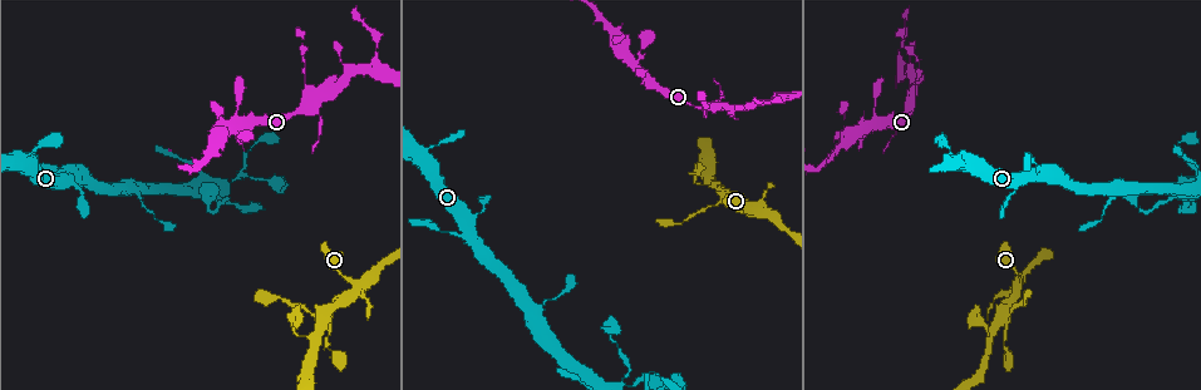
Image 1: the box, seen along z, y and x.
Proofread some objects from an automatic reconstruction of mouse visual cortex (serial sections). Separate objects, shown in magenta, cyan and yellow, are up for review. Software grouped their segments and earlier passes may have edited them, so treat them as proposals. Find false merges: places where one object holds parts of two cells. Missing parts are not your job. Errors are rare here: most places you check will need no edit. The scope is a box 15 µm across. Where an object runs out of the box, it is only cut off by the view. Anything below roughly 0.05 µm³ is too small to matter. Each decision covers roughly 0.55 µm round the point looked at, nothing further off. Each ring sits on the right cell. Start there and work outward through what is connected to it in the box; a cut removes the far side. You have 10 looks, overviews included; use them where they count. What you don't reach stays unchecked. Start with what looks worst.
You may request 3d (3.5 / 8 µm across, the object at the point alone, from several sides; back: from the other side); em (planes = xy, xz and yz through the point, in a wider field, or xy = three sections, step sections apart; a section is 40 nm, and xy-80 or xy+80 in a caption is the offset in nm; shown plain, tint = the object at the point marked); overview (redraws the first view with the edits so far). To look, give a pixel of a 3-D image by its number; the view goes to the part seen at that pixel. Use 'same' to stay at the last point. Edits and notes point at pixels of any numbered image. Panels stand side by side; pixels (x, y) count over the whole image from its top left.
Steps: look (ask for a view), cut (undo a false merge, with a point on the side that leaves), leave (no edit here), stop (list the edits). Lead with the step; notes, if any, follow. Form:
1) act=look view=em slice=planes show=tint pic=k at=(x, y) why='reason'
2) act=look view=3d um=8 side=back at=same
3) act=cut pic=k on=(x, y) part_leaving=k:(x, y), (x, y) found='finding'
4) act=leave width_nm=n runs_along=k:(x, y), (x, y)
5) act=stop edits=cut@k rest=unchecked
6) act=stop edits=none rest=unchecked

act=look view=3d um=3.5 pic=1 at=(634, 62) why='four-way junction'

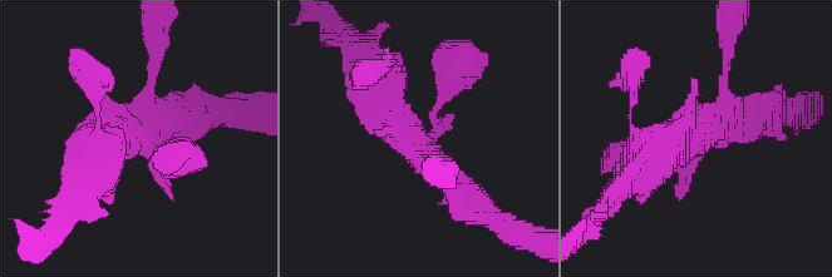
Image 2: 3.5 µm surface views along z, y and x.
act=look view=em slice=xy step=5 show=tint pic=2 at=(411, 141) why='shape alone is not enough'

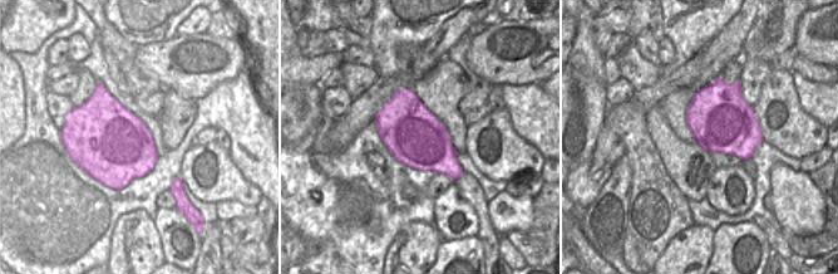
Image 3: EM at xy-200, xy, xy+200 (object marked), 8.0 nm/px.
act=leave width_nm=460 runs_along=2:(471, 197), (416, 149), (374, 79) found='all the same cell'

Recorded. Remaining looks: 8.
act=look view=3d um=3.5 pic=1 at=(309, 100) why='branch point'

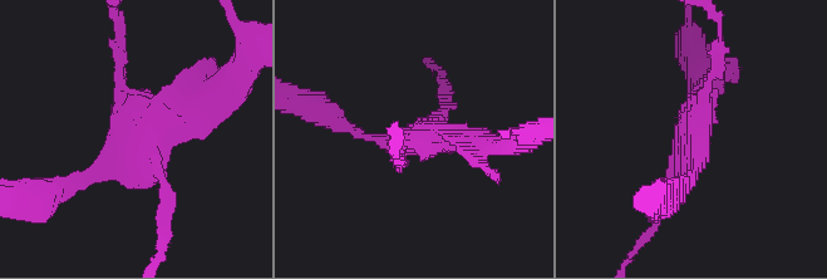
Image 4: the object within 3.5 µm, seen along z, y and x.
act=look view=em slice=planes show=tint pic=4 at=(419, 137)

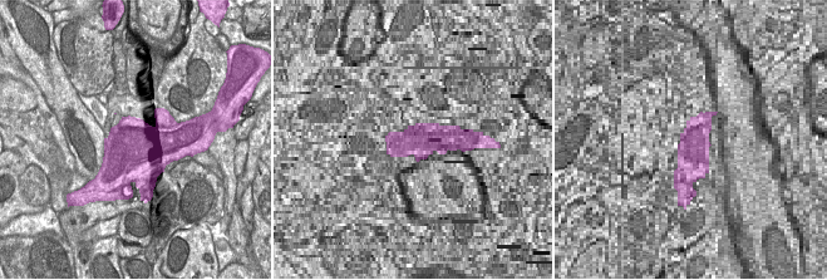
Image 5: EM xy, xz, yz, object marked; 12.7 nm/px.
act=look view=em slice=xy step=5 show=tint at=same why='cut it another way'

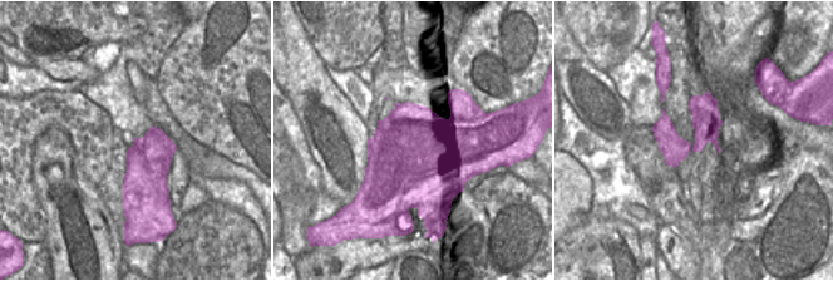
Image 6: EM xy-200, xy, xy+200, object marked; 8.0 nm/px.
act=leave width_nm=800 runs_along=4:(70, 187), (158, 122), (208, 107) found='continuous, no second cell'

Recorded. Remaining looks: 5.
act=look view=em slice=xy step=5 show=tint pic=1 at=(758, 215)

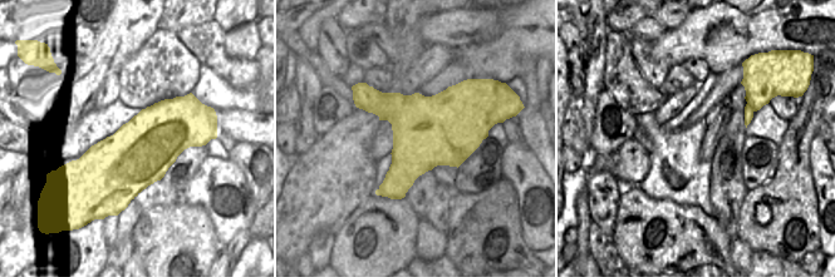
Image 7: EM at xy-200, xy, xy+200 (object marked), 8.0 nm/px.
act=look view=3d um=3.5 at=same why='see where the arms go'

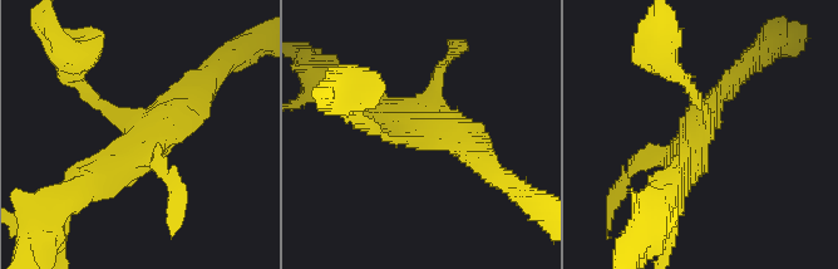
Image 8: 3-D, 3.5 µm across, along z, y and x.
act=leave runs_along=8:(77, 78), (138, 136), (89, 182) found='continuous, no second cell'

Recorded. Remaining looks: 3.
act=look view=3d um=3.5 pic=1 at=(705, 185) why='abrupt turn'

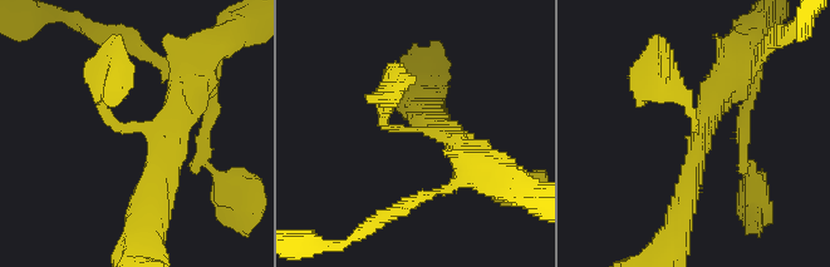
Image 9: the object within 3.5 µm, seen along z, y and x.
act=look view=em slice=xy step=5 show=tint pic=9 at=(122, 128) arm_widths_nm=200,300 why='shape alone is not enough'

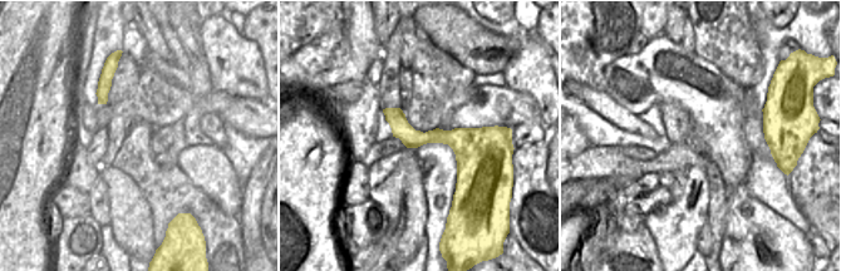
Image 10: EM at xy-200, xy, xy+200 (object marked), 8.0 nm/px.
act=leave runs_along=10:(387, 112), (412, 137), (485, 131) found='continuous, no second cell'

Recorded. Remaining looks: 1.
act=stop edits=none rest=unchecked

